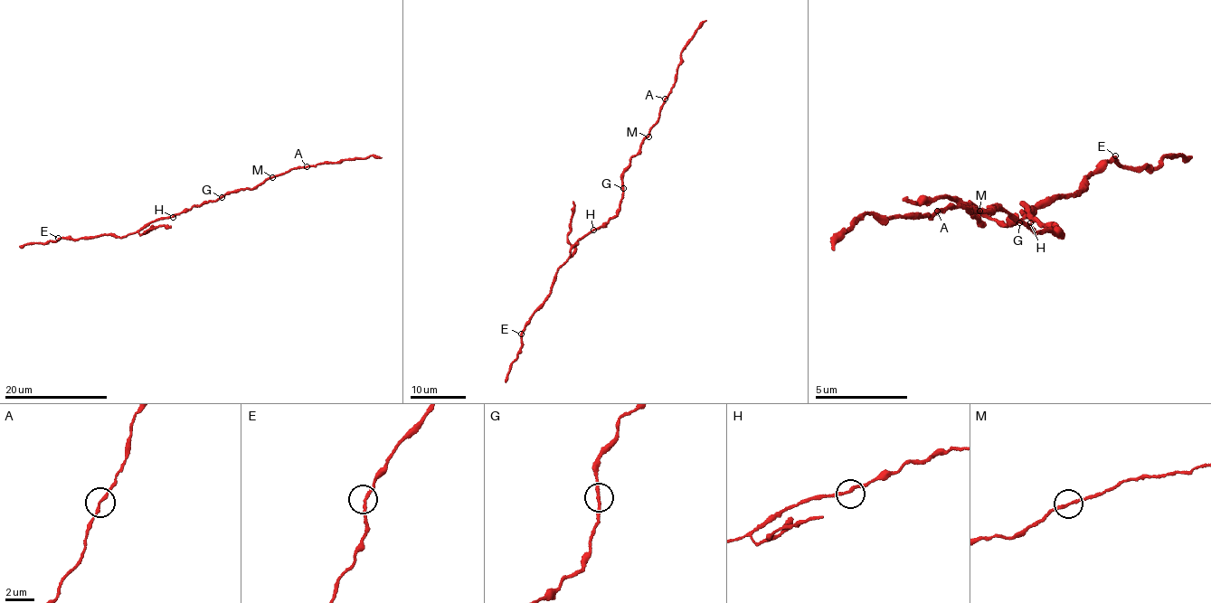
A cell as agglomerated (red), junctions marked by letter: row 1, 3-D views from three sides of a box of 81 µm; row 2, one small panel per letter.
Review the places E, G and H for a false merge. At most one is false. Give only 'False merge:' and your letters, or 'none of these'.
False merge: none of these

